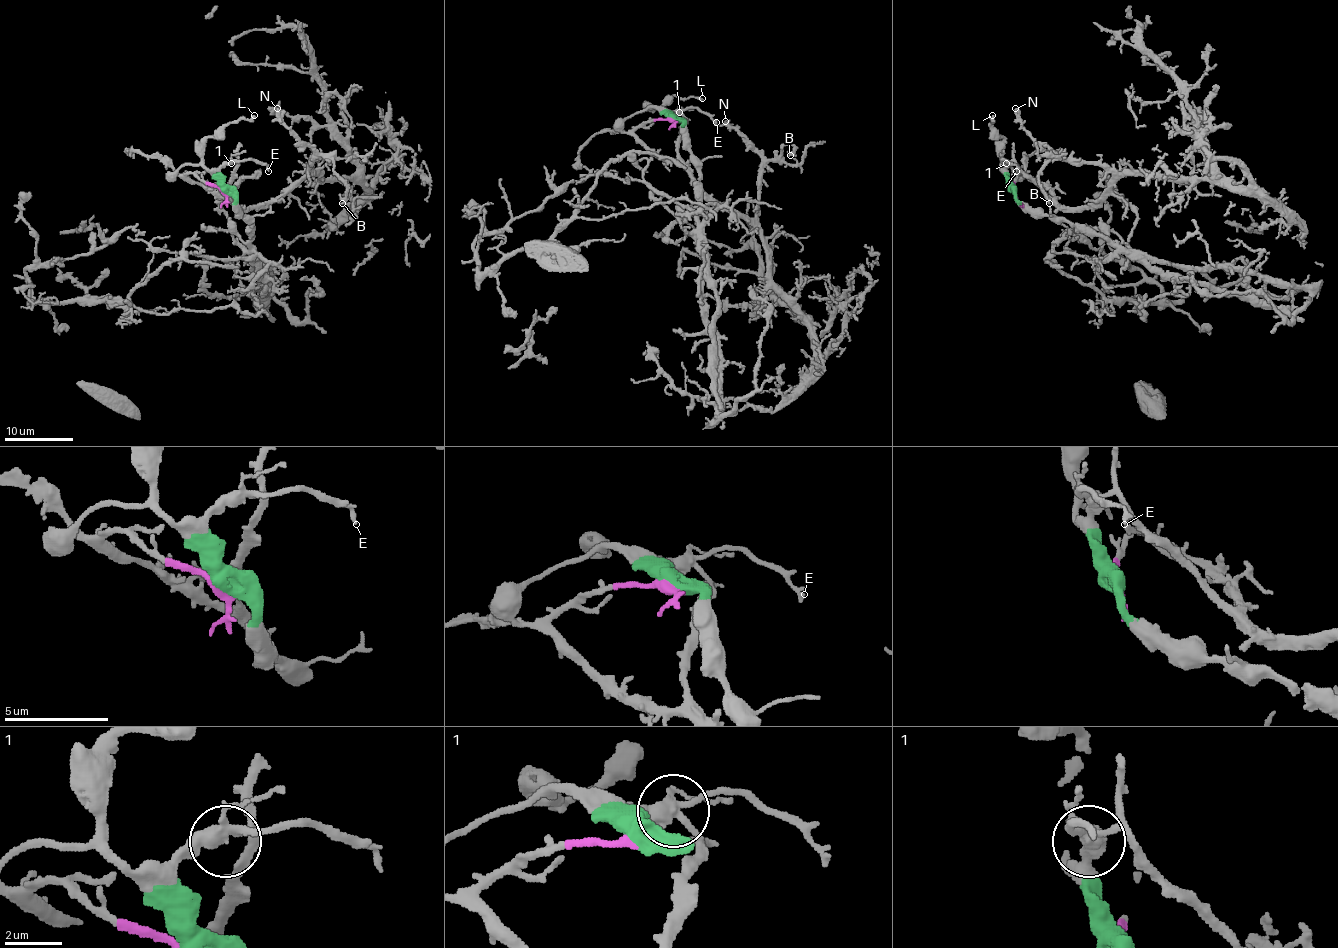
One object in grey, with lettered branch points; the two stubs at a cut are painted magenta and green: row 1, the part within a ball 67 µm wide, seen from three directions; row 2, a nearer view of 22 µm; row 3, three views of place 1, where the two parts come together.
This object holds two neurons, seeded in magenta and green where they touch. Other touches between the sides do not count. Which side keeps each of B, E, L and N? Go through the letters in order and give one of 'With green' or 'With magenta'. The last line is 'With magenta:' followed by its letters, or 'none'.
B: With magenta
E: With green
L: With green
N: With magenta
With magenta: B, N

